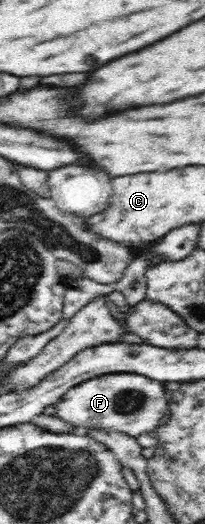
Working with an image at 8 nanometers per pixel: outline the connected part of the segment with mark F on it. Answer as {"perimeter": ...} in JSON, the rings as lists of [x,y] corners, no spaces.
{"perimeter":[[[117,372],[95,376],[70,388],[56,404],[56,417],[90,430],[116,430],[134,437],[152,432],[168,407],[170,388],[159,380],[152,380],[138,373]]]}

